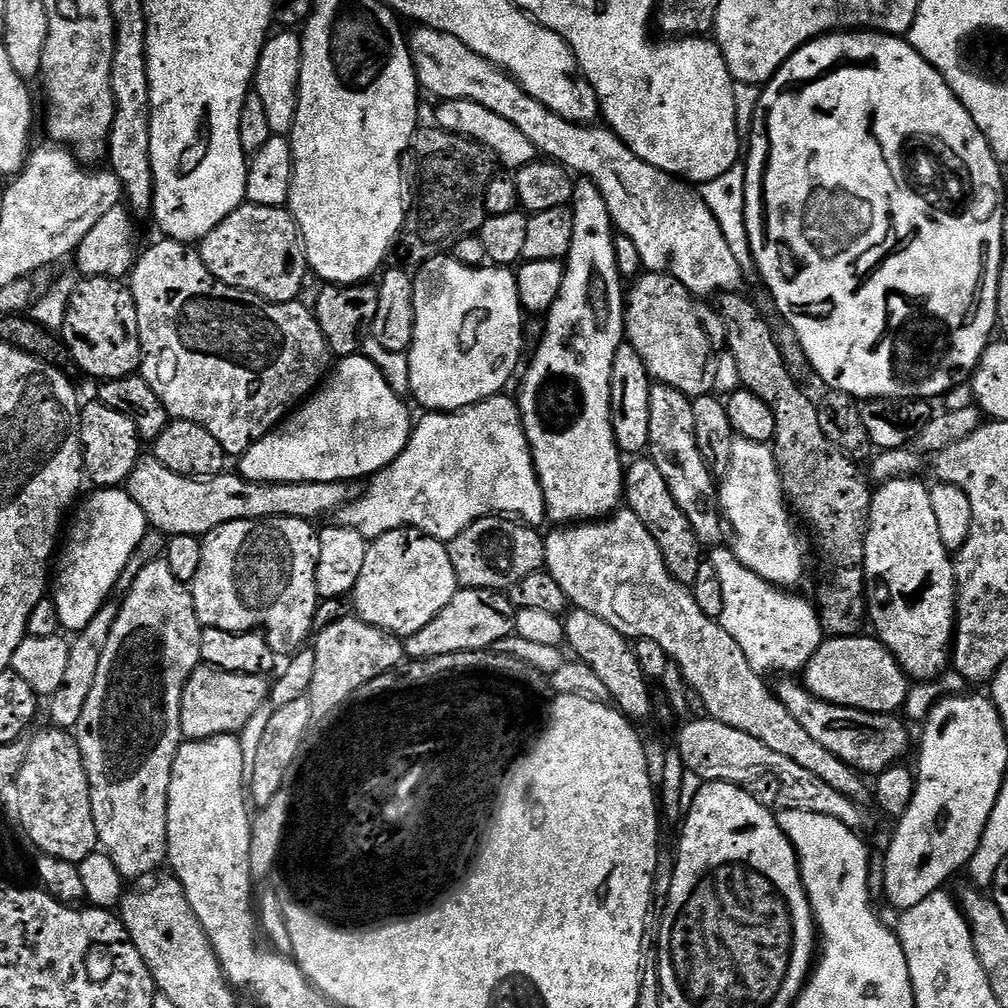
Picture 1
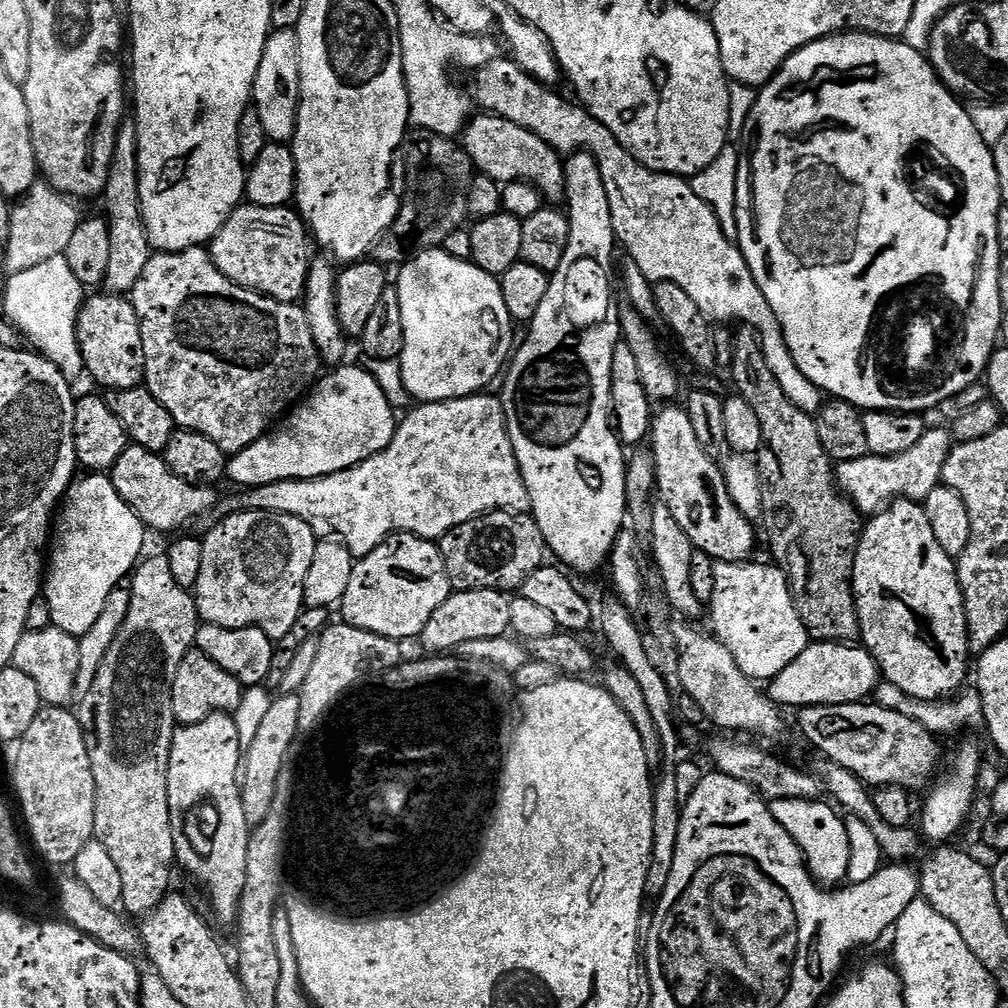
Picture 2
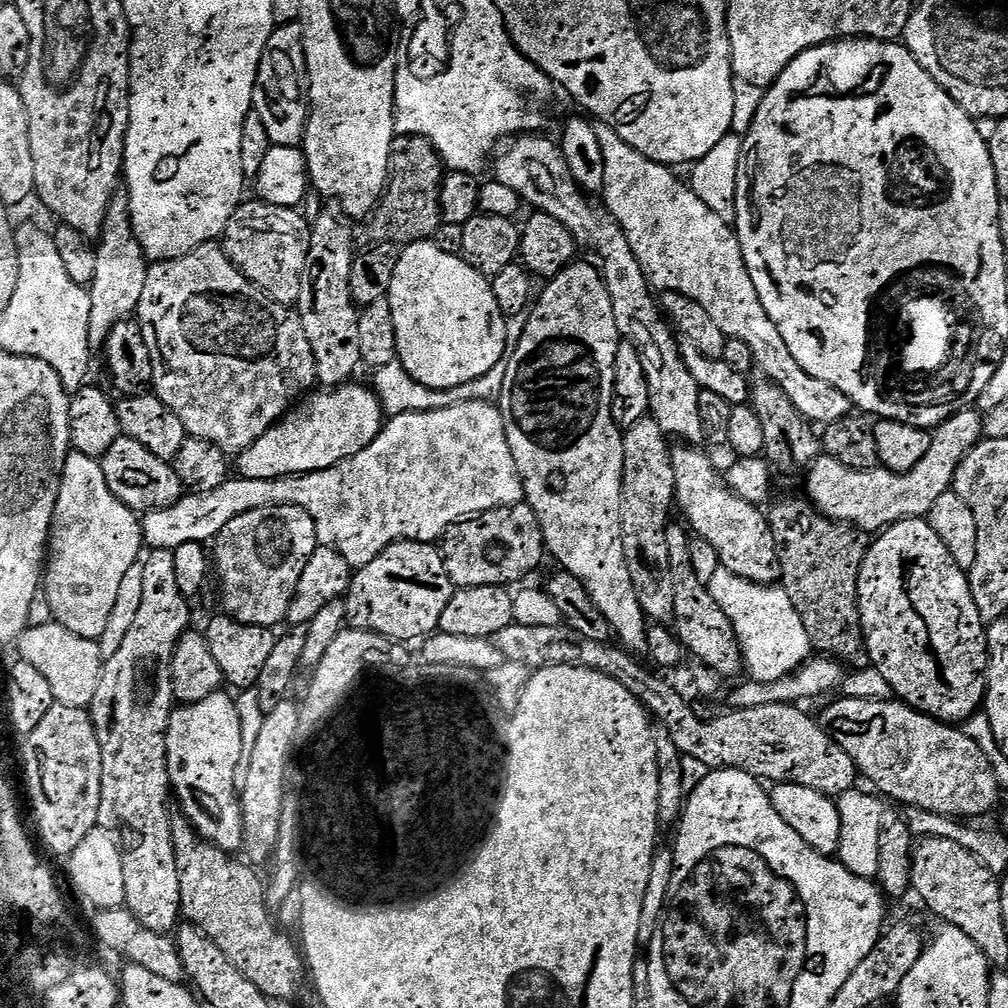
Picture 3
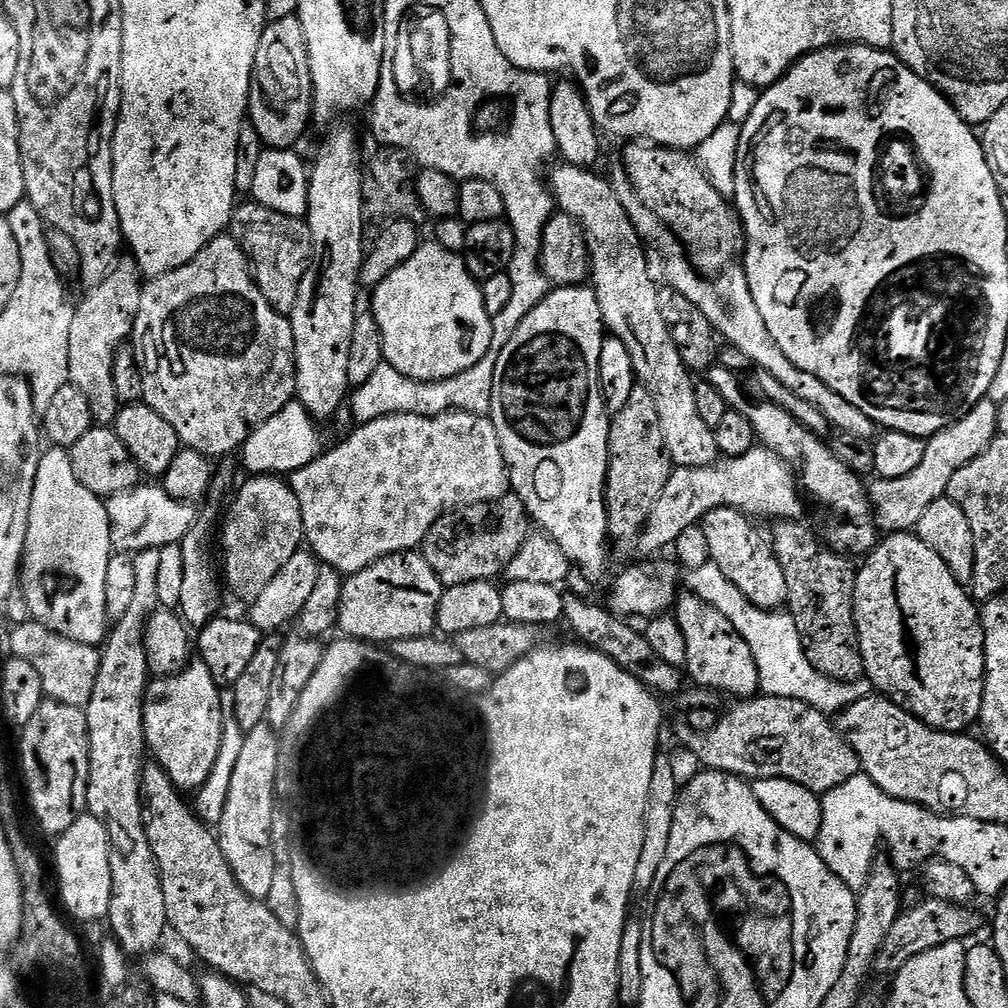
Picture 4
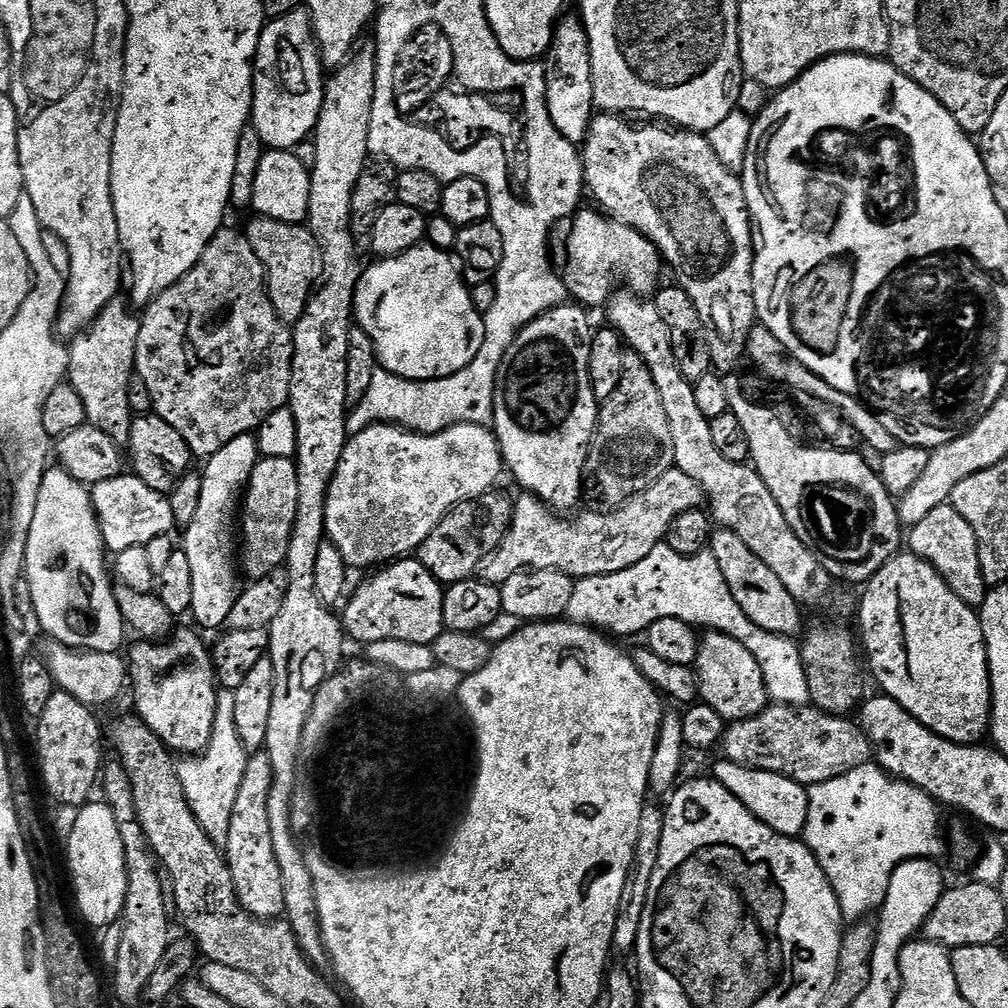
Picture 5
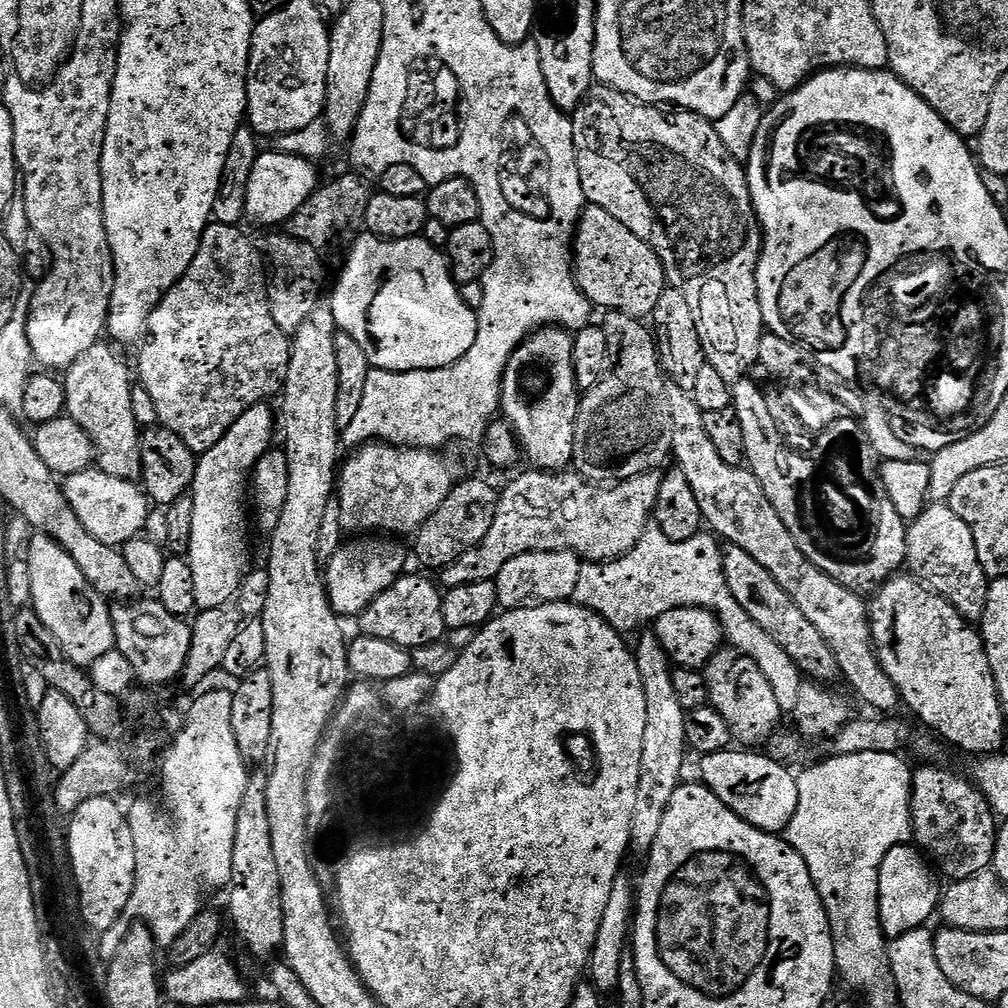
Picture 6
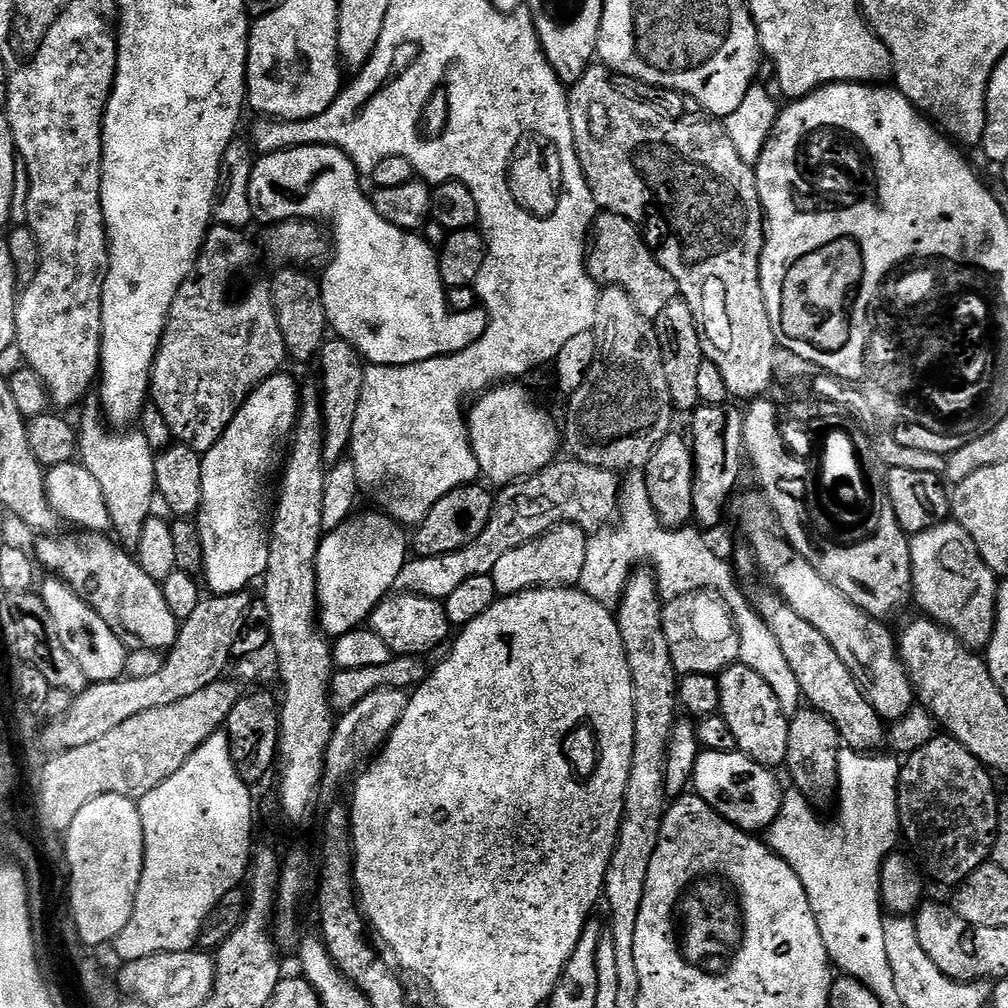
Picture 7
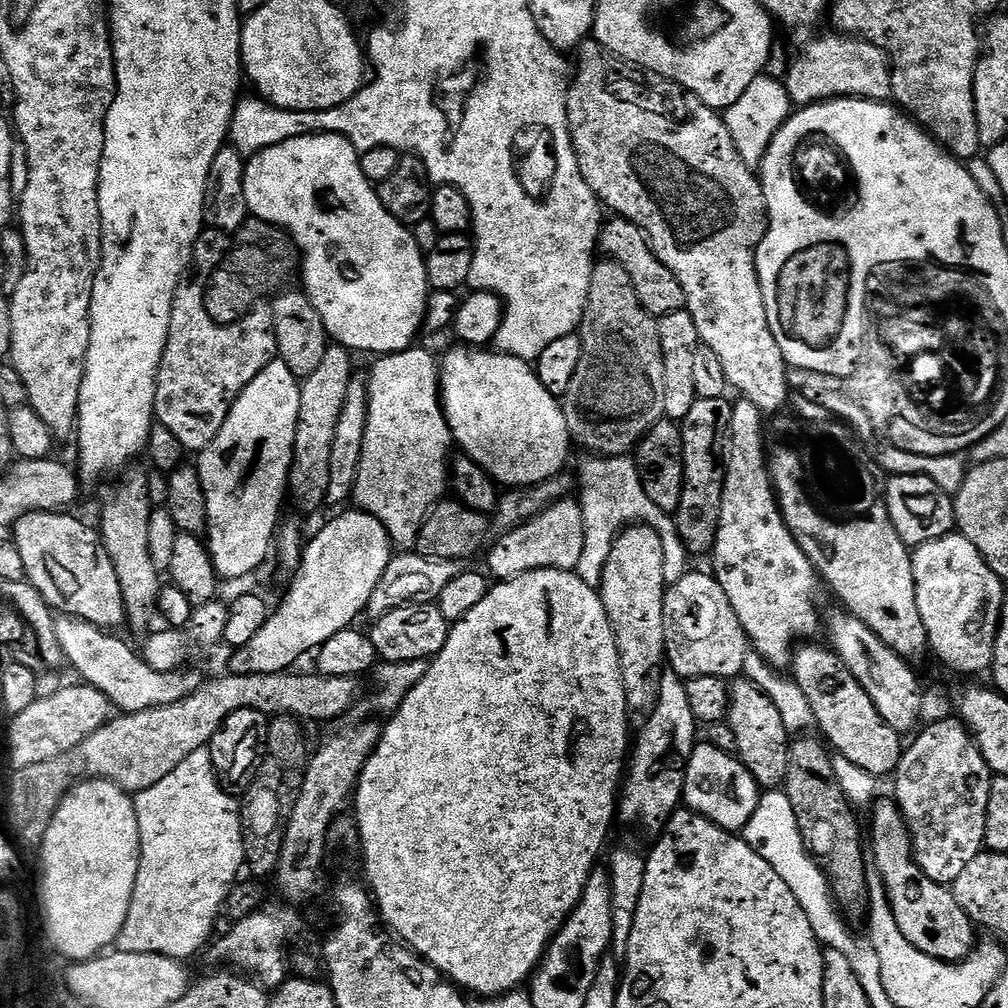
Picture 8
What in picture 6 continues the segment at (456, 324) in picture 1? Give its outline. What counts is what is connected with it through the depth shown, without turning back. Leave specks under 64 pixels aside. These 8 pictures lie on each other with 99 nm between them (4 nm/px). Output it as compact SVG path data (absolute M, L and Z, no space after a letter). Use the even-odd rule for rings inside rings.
M365 235L363 238L357 239L351 245L352 253L348 256L348 261L344 264L344 269L340 272L340 281L336 284L336 294L330 310L336 319L337 327L340 332L350 334L350 338L354 338L354 342L358 342L358 346L362 346L362 350L366 350L366 358L372 368L381 368L387 372L409 372L410 370L438 370L450 366L454 362L461 360L467 352L474 346L474 342L478 338L478 312L471 309L461 296L461 289L455 280L452 279L452 269L448 266L448 257L441 249L430 246L430 242L426 242L423 235L414 238L406 238L405 240L383 240L381 236Z

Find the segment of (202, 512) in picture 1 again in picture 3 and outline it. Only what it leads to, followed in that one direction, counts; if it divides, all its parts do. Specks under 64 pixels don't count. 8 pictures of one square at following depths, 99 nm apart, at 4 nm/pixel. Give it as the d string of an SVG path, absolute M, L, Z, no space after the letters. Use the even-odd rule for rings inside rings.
M121 435L120 439L114 442L114 446L110 446L110 450L106 450L106 454L99 457L98 461L99 475L104 476L103 487L108 495L121 500L126 507L137 514L147 514L157 509L168 508L182 495L182 485L176 479L171 463L150 454L129 436Z

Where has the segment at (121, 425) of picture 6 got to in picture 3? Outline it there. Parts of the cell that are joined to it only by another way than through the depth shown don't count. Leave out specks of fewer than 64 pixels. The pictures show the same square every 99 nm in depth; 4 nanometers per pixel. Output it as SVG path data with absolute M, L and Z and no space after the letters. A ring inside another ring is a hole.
M117 190L112 196L110 206L106 210L104 225L95 244L94 276L92 283L87 285L90 298L88 346L92 350L100 350L108 341L110 330L114 330L118 322L129 319L135 313L138 302L142 298L142 286L146 286L150 267L132 232L127 191Z

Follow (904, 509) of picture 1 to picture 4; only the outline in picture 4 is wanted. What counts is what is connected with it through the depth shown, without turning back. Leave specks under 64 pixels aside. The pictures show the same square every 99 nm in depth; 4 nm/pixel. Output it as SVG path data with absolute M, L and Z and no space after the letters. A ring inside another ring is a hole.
M897 532L884 539L879 541L878 546L873 548L867 559L863 561L864 569L861 567L856 573L854 606L856 607L856 629L864 659L864 675L877 693L894 701L899 708L905 708L911 716L918 717L924 724L929 724L940 732L967 733L971 729L968 727L979 721L984 701L984 627L980 625L981 609L970 595L969 589L956 581L950 566L946 566L943 558L933 548L926 546L926 542L919 536L908 532Z

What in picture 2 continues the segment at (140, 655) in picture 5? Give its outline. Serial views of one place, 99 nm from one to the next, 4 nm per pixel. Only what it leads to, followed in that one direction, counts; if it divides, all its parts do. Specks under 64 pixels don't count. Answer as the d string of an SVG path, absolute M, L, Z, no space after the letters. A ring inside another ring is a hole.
M215 712L197 724L177 727L172 736L168 767L168 805L179 867L184 867L208 891L208 900L220 920L235 921L246 886L246 854L250 826L242 810L240 779L242 776L242 740L240 728L226 712Z

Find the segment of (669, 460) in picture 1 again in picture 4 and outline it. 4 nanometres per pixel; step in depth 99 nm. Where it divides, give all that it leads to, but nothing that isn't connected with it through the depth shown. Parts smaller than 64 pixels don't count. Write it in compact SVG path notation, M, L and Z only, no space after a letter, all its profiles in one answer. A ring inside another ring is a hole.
M719 508L706 514L702 527L710 545L711 563L716 564L754 606L767 610L783 609L788 603L786 574L778 562L771 539L752 524L755 523L736 508Z

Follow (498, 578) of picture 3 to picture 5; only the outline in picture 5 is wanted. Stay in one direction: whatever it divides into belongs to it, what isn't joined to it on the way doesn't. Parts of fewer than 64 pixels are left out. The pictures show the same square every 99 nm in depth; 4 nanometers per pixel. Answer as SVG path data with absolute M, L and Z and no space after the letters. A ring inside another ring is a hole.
M493 490L454 506L440 519L438 526L430 530L426 542L420 544L420 564L426 566L426 570L430 570L430 574L442 586L473 579L507 534L512 521L512 505L513 501L507 500L500 490Z

